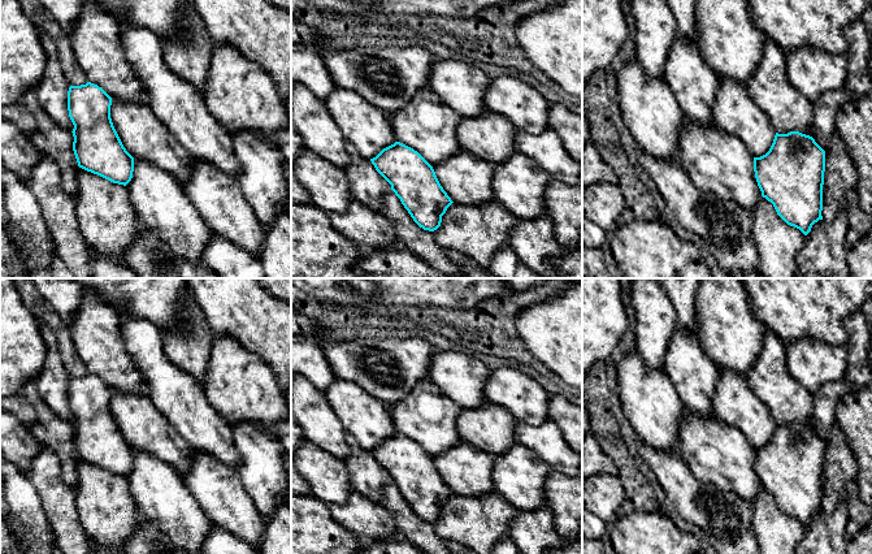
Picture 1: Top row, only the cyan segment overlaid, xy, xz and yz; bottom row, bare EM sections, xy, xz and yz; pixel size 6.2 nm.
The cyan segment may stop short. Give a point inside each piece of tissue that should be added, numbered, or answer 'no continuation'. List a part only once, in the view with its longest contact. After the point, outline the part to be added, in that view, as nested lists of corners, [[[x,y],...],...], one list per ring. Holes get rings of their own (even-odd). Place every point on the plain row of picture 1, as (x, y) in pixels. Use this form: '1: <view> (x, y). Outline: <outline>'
no continuation

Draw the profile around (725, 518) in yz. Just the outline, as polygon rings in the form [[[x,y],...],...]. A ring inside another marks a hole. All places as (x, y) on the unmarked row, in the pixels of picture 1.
[[[642,441],[638,443],[638,451],[658,479],[669,503],[674,506],[684,520],[706,533],[706,538],[716,554],[759,554],[749,503],[732,492],[700,481],[690,471],[680,453],[654,449]]]

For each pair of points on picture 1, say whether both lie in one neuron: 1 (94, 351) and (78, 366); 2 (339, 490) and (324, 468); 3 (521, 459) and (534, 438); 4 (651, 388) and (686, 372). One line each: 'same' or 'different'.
1: different
2: same
3: different
4: different

